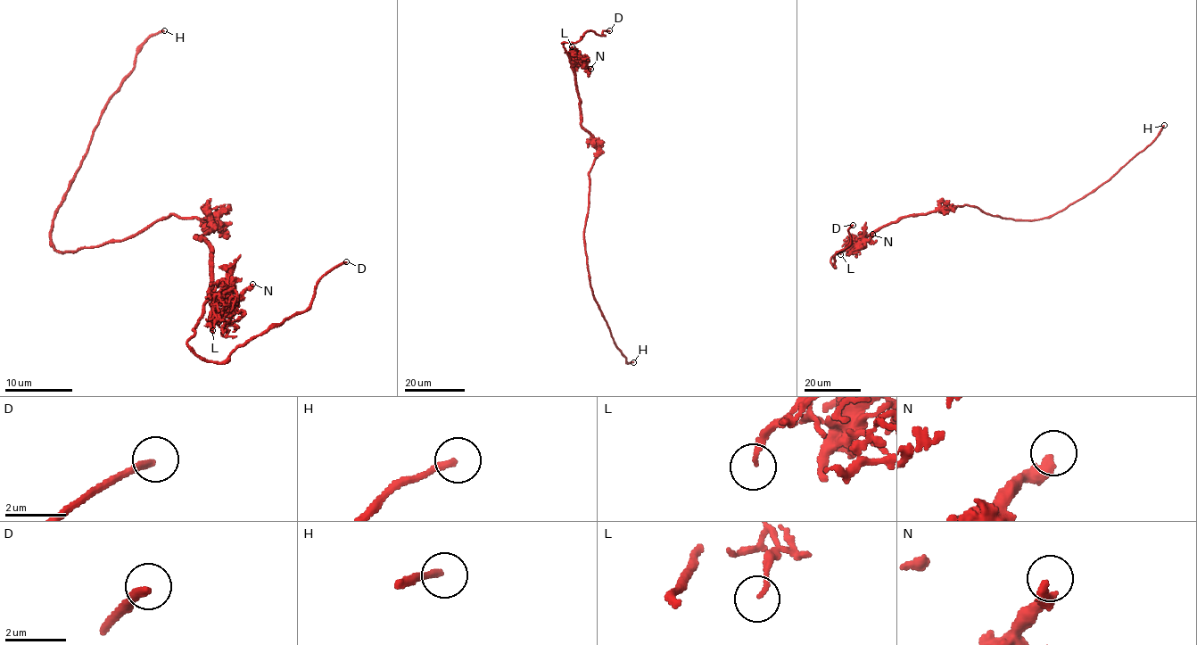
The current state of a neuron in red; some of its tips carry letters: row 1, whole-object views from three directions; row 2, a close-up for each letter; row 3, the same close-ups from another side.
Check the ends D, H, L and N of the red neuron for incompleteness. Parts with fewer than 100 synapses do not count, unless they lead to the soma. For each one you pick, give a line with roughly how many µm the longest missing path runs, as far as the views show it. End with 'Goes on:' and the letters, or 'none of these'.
D: 10 µm
Goes on: D

